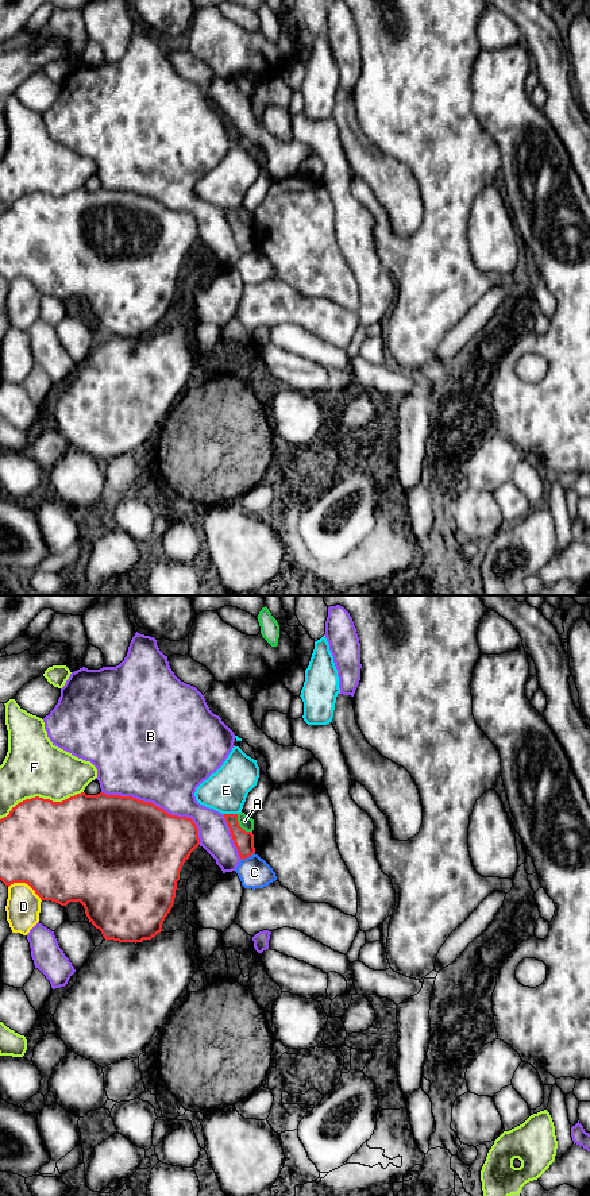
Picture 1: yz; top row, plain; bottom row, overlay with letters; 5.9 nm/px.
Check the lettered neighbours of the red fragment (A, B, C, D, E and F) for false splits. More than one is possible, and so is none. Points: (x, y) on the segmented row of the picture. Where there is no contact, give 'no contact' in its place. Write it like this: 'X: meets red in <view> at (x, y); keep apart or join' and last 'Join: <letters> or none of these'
A: meets red in yz at (239, 826); keep apart
B: meets red in yz at (159, 807); keep apart
C: meets red in yz at (247, 856); keep apart
D: meets red in yz at (26, 883); keep apart
E: meets red in yz at (231, 814); keep apart
F: meets red in yz at (41, 798); keep apart
Join: none of these

